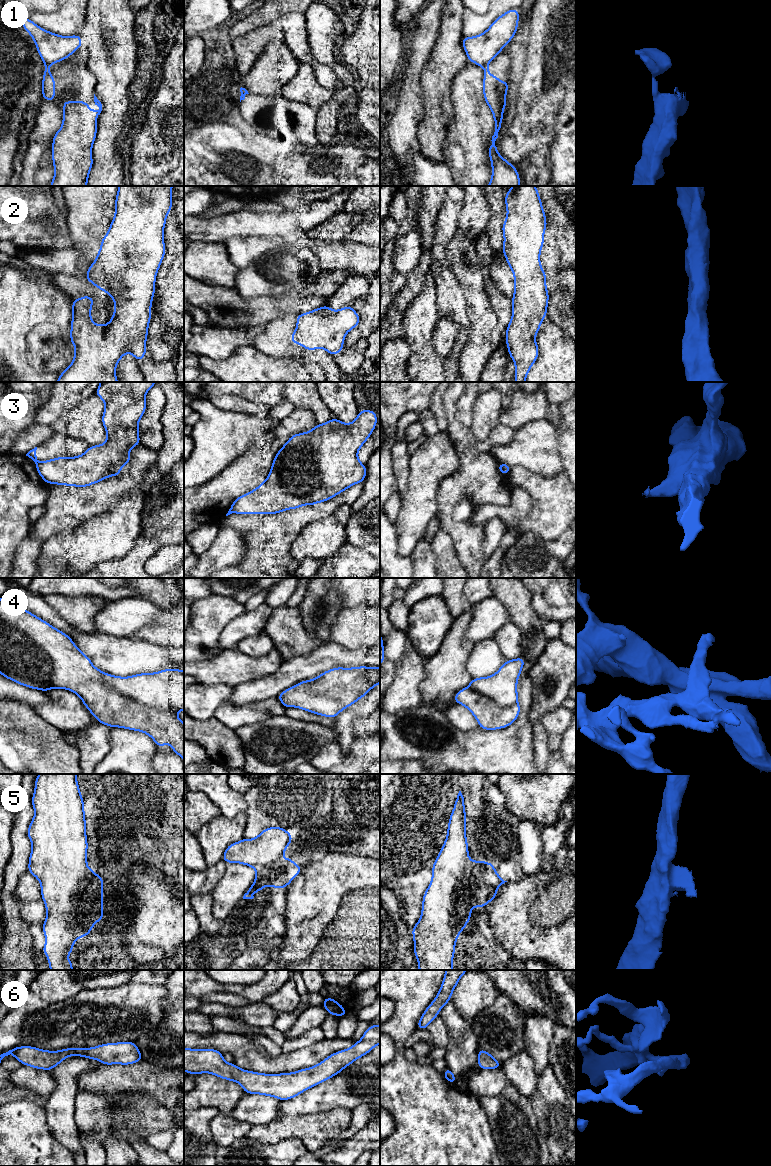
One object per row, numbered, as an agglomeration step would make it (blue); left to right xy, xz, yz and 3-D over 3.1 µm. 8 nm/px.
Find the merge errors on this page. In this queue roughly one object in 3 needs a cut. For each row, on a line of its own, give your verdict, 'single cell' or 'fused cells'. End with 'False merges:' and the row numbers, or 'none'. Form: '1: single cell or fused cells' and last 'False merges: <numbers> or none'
1: fused cells
2: single cell
3: fused cells
4: single cell
5: single cell
6: single cell
False merges: 1, 3

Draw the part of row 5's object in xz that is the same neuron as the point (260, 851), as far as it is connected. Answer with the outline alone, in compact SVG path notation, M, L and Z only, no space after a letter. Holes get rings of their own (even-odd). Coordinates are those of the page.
M268 827L254 839L245 839L230 844L222 857L226 863L241 863L256 870L252 886L243 899L253 899L253 893L268 885L286 888L300 874L302 868L293 864L293 857L286 855L288 862L282 863L286 847L292 845L292 834L282 827Z

